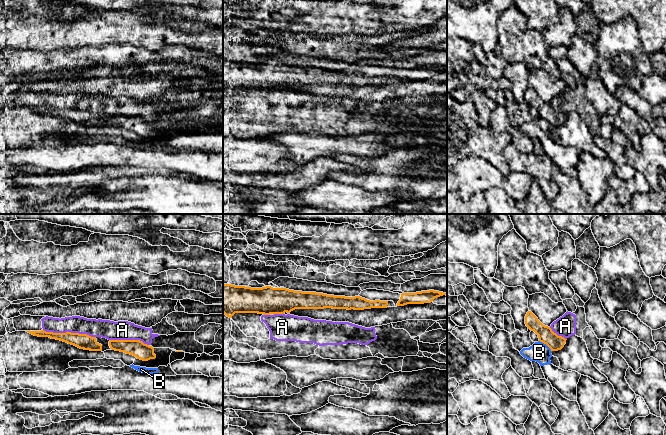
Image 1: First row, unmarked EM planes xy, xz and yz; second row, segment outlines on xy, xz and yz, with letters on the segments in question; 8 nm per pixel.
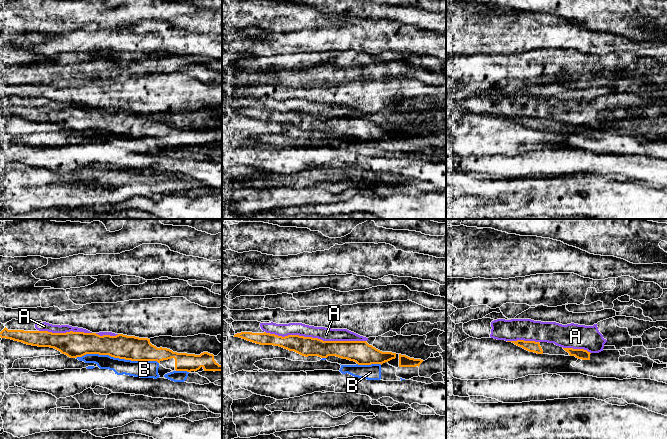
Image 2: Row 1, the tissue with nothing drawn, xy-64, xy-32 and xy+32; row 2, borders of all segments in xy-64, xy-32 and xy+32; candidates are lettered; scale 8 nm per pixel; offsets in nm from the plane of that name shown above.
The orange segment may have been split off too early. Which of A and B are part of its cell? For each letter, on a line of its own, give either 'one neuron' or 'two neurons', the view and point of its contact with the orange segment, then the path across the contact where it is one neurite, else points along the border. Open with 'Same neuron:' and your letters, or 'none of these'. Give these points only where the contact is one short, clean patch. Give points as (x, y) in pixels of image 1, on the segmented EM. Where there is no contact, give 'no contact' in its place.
Same neuron: none of these
A: two neurons; meets orange in xy at (69, 332)
B: two neurons; meets orange in yz at (546, 344)

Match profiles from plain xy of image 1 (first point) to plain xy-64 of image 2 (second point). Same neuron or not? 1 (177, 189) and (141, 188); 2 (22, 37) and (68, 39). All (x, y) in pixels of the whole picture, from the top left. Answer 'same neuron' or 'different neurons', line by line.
1: different neurons
2: same neuron

